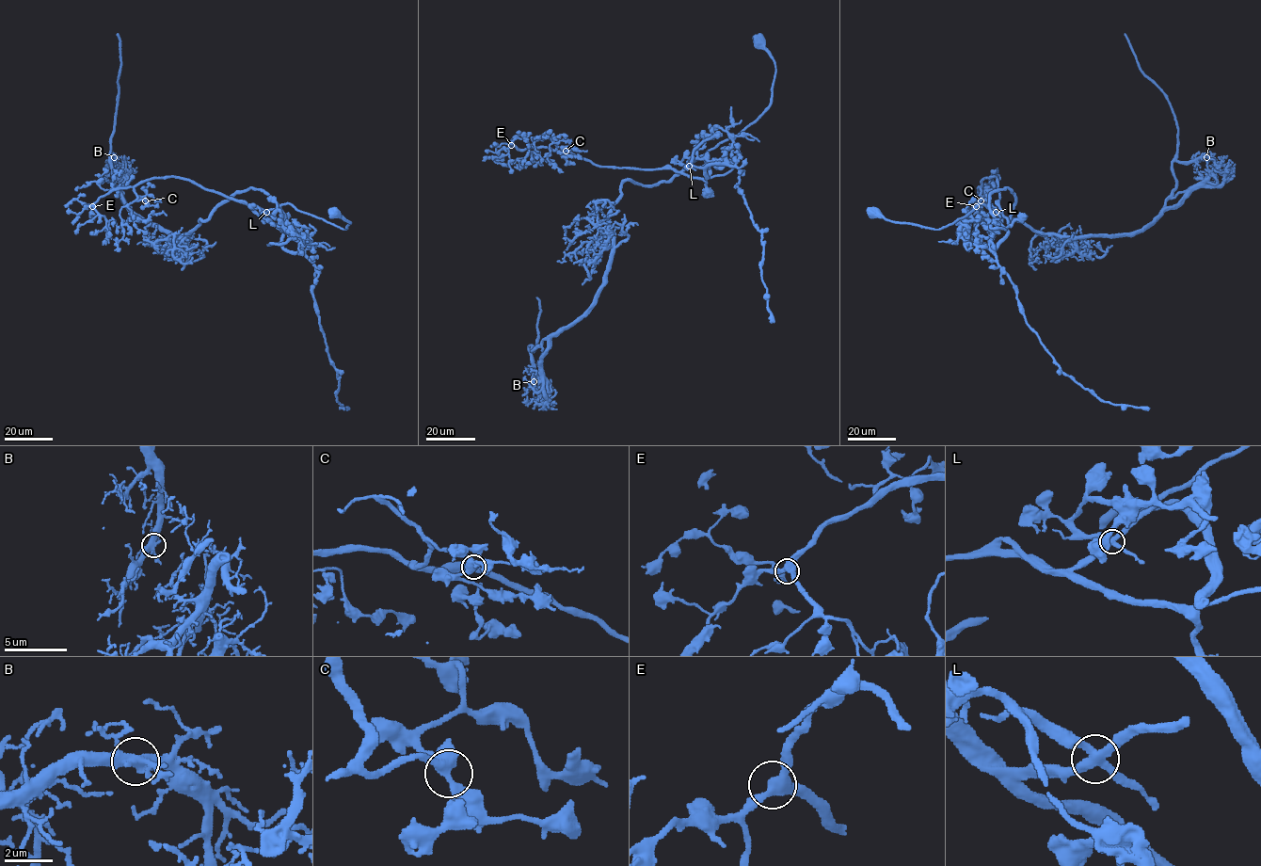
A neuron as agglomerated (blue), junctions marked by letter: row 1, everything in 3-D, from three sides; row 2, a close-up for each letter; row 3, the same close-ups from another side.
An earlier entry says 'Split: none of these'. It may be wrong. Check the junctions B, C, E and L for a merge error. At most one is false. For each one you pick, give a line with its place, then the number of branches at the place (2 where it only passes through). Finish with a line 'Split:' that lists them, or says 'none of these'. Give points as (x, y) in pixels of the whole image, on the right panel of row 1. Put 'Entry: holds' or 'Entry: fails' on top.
Entry: fails
L: at (996, 212); 4 branches meet
Split: L

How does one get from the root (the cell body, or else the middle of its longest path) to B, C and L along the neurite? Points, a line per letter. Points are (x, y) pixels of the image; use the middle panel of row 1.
B: (757, 40), (770, 105), (682, 160), (725, 159), (707, 177), (623, 182), (603, 286), (530, 346), (534, 381)
C: (757, 40), (774, 65), (770, 105), (739, 133), (681, 170), (601, 167), (553, 150), (557, 145), (566, 151)
L: (757, 40), (774, 65), (770, 105), (739, 133), (720, 142), (689, 166)

